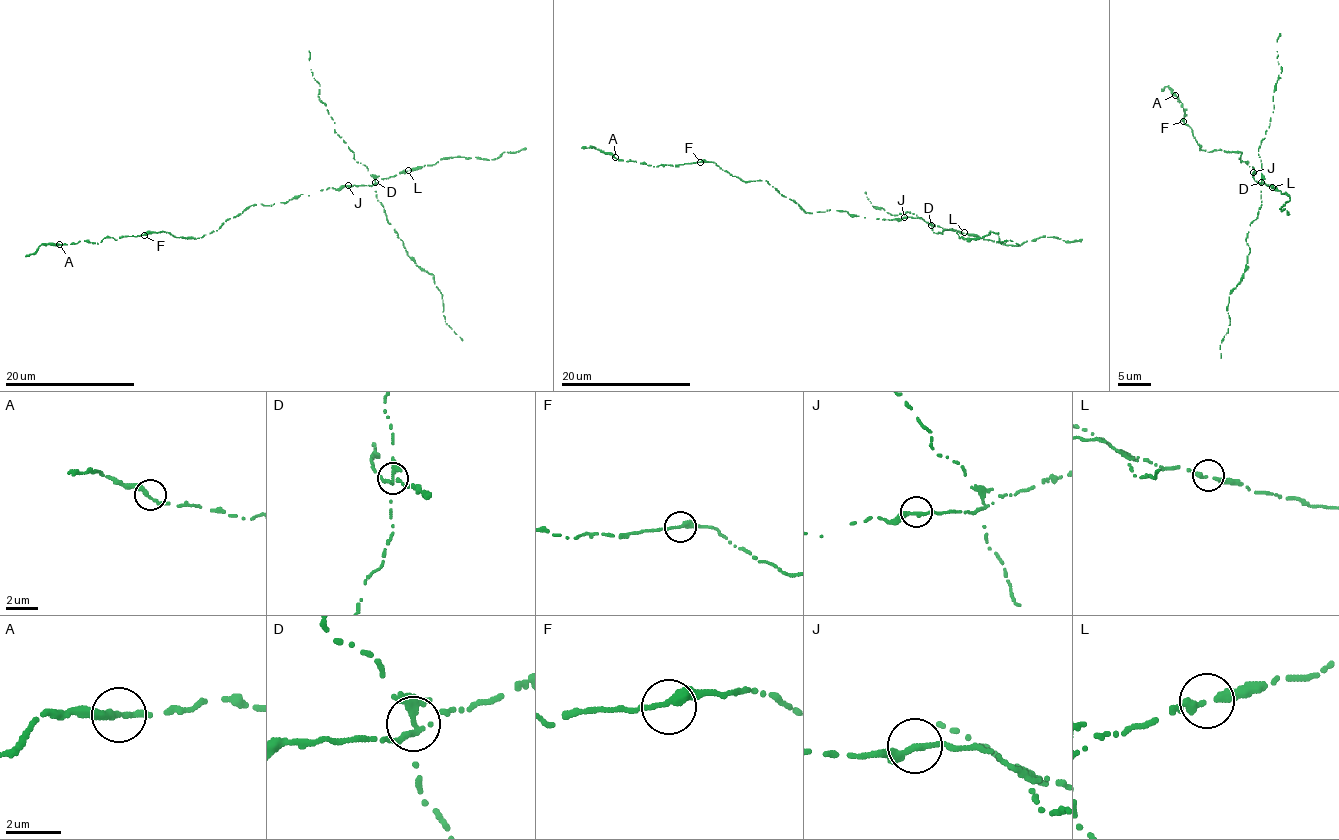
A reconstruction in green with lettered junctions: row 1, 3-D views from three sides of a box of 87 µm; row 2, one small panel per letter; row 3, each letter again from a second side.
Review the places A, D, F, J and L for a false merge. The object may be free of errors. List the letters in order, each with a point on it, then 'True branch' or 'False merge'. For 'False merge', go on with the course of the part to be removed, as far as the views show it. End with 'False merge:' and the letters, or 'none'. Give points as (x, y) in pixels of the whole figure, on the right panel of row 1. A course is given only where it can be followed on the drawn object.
A: Place: (1175, 95). True branch
D: Place: (1261, 182). False merge. Course of the part to remove: (1261, 182), (1261, 207), (1246, 237), (1250, 247), (1243, 275), (1230, 293), (1228, 330), (1220, 344), (1220, 358)
F: Place: (1183, 121). True branch
J: Place: (1253, 172). True branch
L: Place: (1272, 187). True branch
False merge: D

